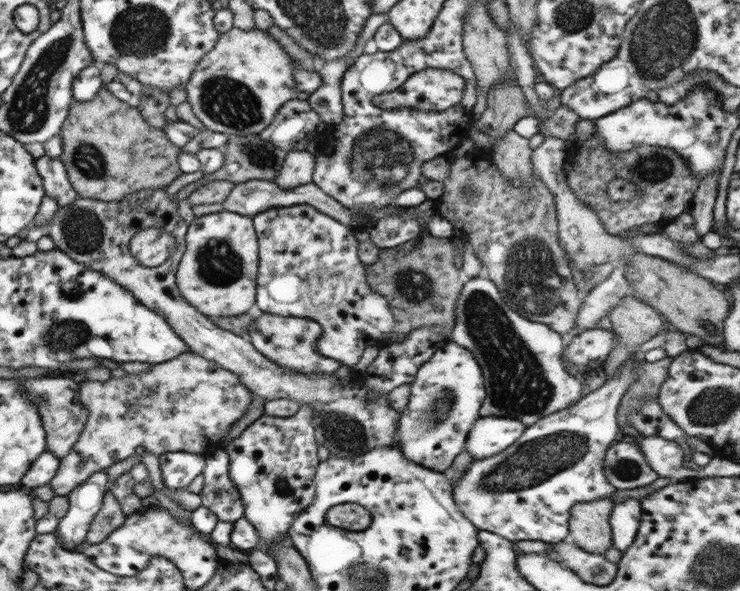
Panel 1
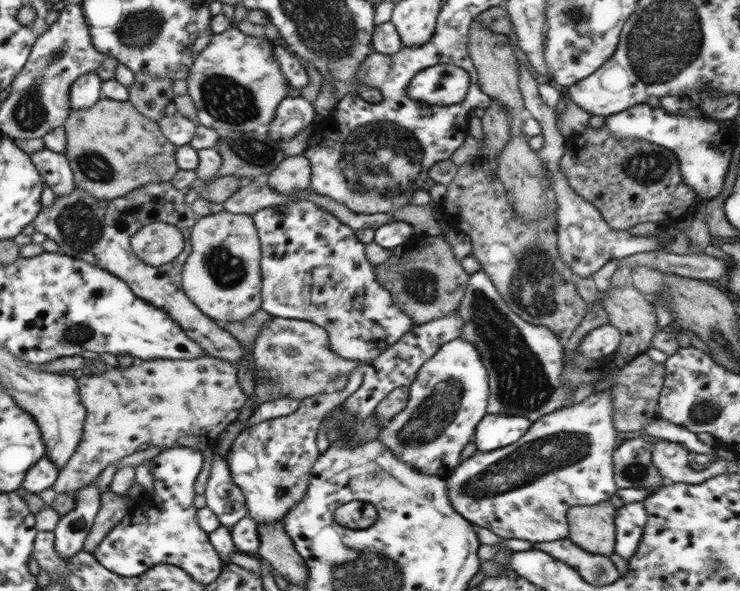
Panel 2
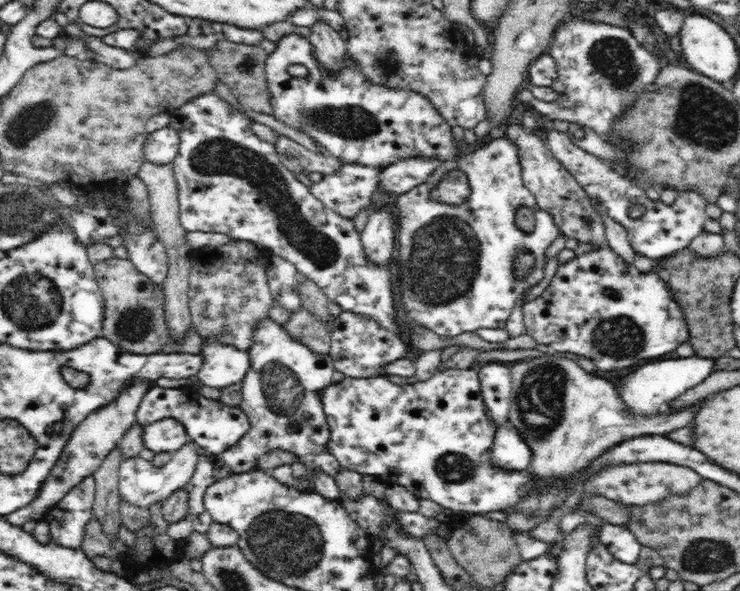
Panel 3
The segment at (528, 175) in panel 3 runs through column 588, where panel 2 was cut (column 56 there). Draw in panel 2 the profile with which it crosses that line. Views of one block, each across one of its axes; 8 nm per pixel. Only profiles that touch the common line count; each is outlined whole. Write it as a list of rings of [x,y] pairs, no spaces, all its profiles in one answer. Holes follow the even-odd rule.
[[[170,181],[148,183],[111,201],[94,198],[86,190],[76,187],[71,194],[57,196],[54,205],[42,209],[32,224],[36,231],[56,242],[60,253],[111,271],[128,283],[140,298],[166,310],[204,348],[208,357],[223,359],[237,367],[239,362],[246,359],[248,351],[242,348],[241,342],[235,336],[205,315],[183,290],[182,270],[191,254],[190,233],[197,222],[192,206],[185,204],[184,199],[185,195],[173,187]],[[154,222],[176,226],[185,240],[182,252],[172,262],[158,267],[144,264],[131,249],[131,236],[143,226]]]

